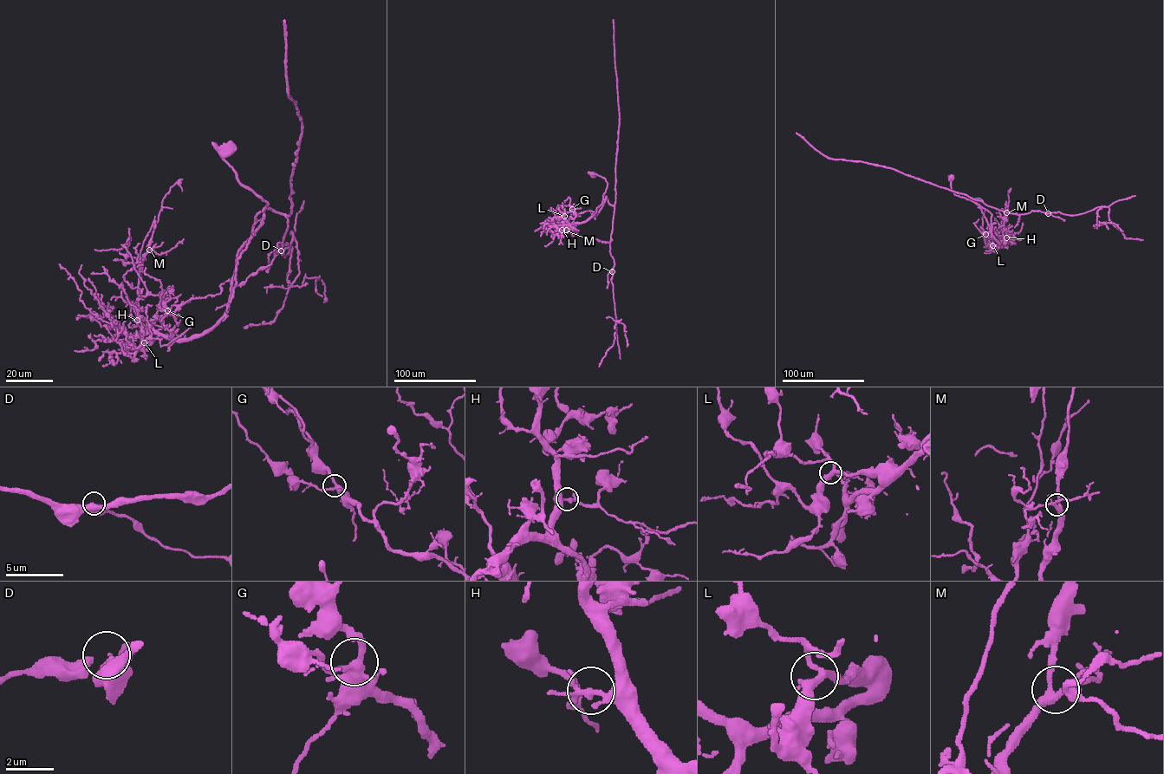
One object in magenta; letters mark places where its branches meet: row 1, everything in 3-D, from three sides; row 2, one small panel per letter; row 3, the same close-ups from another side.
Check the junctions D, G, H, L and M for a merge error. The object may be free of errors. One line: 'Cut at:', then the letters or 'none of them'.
Cut at: none of them

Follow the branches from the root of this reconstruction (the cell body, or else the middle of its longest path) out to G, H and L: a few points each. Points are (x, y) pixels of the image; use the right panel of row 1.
G: (951, 178), (951, 188), (955, 195), (979, 205), (991, 235), (999, 243), (985, 234)
H: (951, 178), (951, 188), (955, 195), (979, 205), (991, 235), (999, 243), (1006, 237)
L: (951, 178), (951, 188), (955, 195), (979, 205), (991, 235), (1000, 243), (992, 245)

